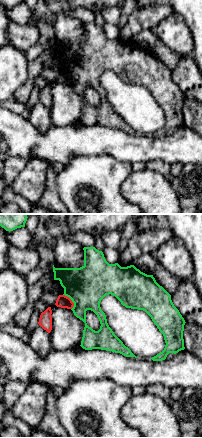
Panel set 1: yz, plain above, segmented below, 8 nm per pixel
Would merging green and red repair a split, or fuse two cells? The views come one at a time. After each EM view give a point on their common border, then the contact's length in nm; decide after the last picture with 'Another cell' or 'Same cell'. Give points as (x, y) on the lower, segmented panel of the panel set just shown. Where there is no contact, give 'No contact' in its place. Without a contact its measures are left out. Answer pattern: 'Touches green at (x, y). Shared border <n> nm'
Touches green at (72, 301). Shared border 140 nm

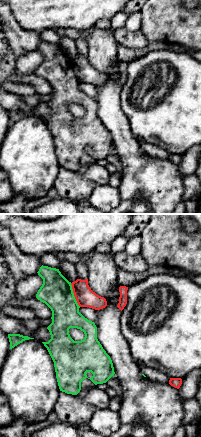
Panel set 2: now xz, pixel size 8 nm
Touches green at (73, 295). Shared border 200 nm

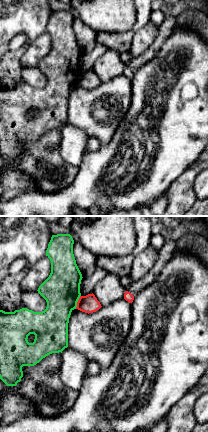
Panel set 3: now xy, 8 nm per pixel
Touches green at (77, 301). Shared border 120 nm

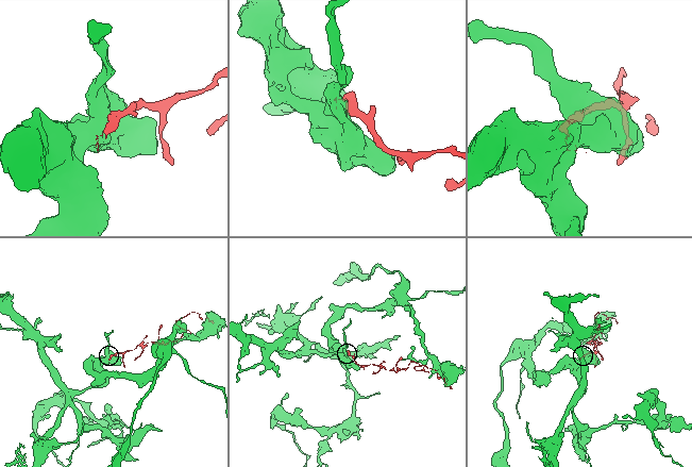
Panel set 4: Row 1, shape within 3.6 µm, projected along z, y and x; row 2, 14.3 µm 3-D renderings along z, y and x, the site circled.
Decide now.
Another cell

